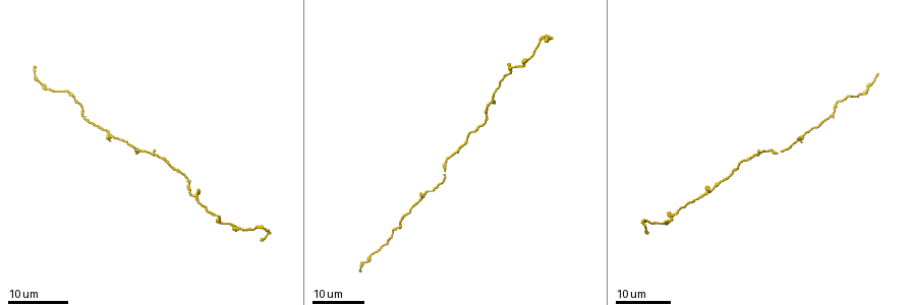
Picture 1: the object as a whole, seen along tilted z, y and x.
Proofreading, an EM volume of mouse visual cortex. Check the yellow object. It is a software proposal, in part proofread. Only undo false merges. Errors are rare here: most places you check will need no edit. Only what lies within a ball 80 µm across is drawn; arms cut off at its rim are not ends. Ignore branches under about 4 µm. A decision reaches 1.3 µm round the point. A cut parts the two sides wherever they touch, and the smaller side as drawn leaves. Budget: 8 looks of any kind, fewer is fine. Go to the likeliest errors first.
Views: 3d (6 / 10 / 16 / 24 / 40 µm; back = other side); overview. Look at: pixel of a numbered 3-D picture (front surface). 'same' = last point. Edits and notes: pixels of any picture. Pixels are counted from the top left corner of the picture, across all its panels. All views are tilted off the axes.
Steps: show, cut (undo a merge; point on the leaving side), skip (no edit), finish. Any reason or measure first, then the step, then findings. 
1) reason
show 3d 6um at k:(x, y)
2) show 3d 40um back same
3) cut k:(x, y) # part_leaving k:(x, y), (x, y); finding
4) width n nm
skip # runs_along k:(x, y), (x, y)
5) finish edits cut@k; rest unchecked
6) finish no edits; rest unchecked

sudden change in width
show 3d 16um at 1:(231, 224)

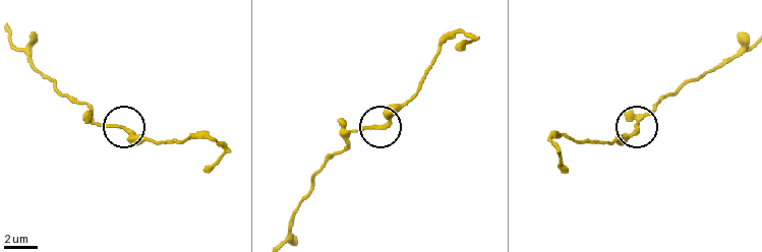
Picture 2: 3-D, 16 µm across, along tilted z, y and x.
show 3d 10um at 2:(634, 128)

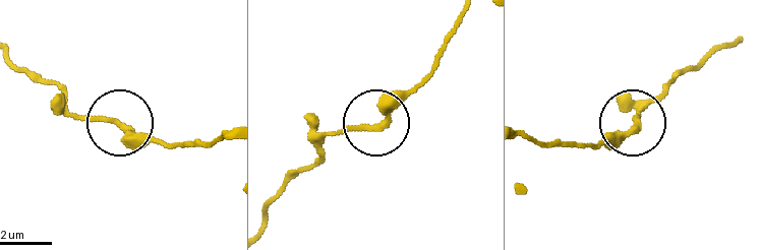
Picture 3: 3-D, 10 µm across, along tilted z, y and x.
show 3d 10um back at 3:(370, 126)

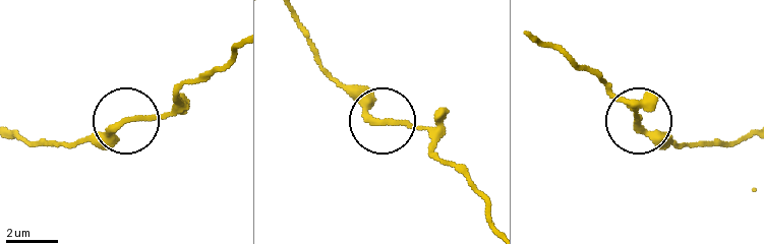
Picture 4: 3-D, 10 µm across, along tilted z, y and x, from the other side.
width 210 nm
skip # runs_along 4:(492, 222), (428, 132), (369, 113), (317, 63); continuous, no second cell

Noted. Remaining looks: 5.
show 3d 24um at 1:(80, 106)

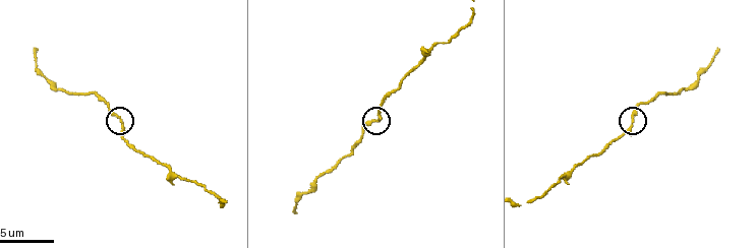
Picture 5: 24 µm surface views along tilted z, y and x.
show 3d 10um at 5:(633, 121)

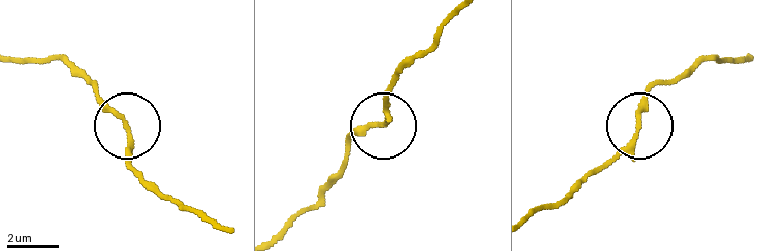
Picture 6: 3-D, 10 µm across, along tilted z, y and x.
skip # runs_along 6:(456, 16), (397, 80), (382, 122), (346, 140); one cell here

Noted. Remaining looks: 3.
thick turns thin
show 3d 16um at 5:(182, 178)

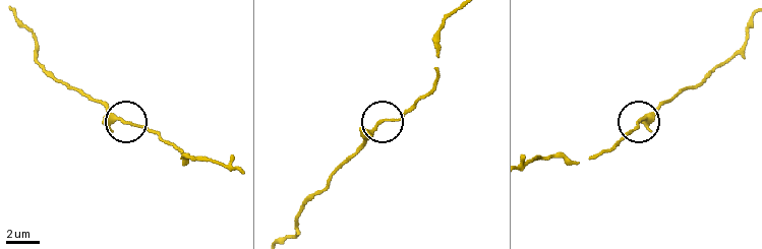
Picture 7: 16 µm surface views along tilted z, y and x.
show 3d 16um back at 7:(639, 120)

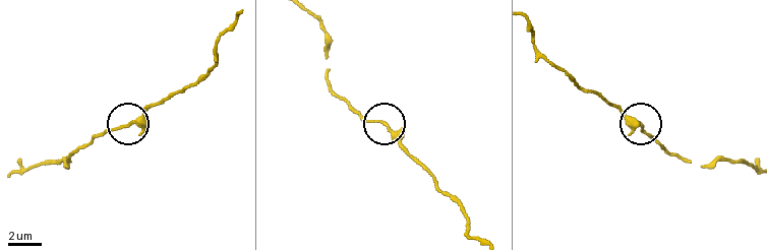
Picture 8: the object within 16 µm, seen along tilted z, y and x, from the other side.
skip # runs_along 8:(752, 165), (676, 159), (609, 102); one cell here

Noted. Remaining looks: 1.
finish no edits; rest unchecked

